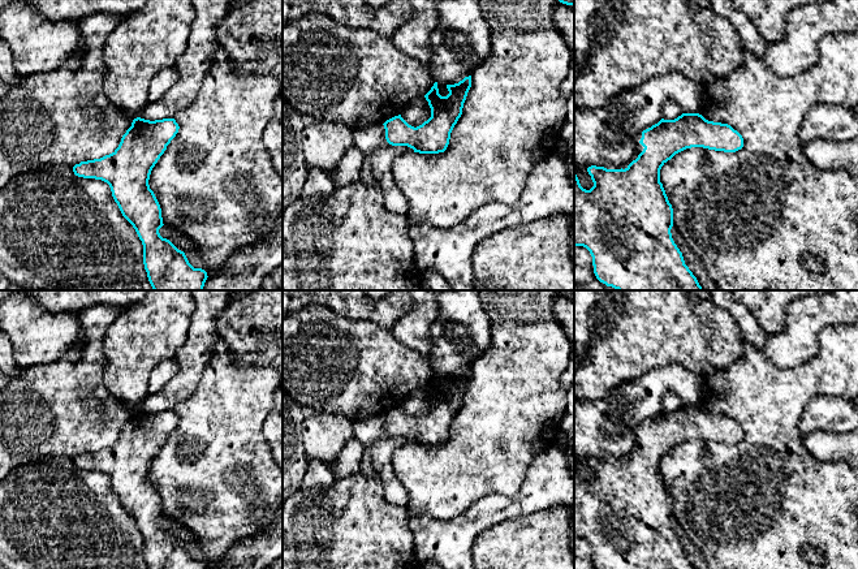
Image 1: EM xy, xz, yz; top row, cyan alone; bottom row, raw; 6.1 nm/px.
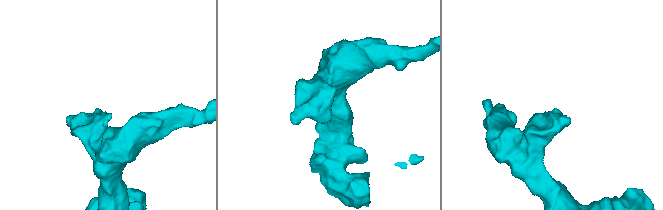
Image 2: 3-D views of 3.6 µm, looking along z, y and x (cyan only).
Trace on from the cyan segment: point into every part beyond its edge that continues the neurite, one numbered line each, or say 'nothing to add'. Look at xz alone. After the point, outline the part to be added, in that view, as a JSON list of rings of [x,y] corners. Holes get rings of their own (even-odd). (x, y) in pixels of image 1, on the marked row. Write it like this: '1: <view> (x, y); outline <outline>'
nothing to add

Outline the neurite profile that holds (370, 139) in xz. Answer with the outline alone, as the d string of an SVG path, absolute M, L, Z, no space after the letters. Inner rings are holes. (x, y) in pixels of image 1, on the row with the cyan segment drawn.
M383 124L353 129L353 142L370 159L385 207L408 217L409 204L393 180L392 164L402 154L414 152L414 150L408 146L389 145Z

